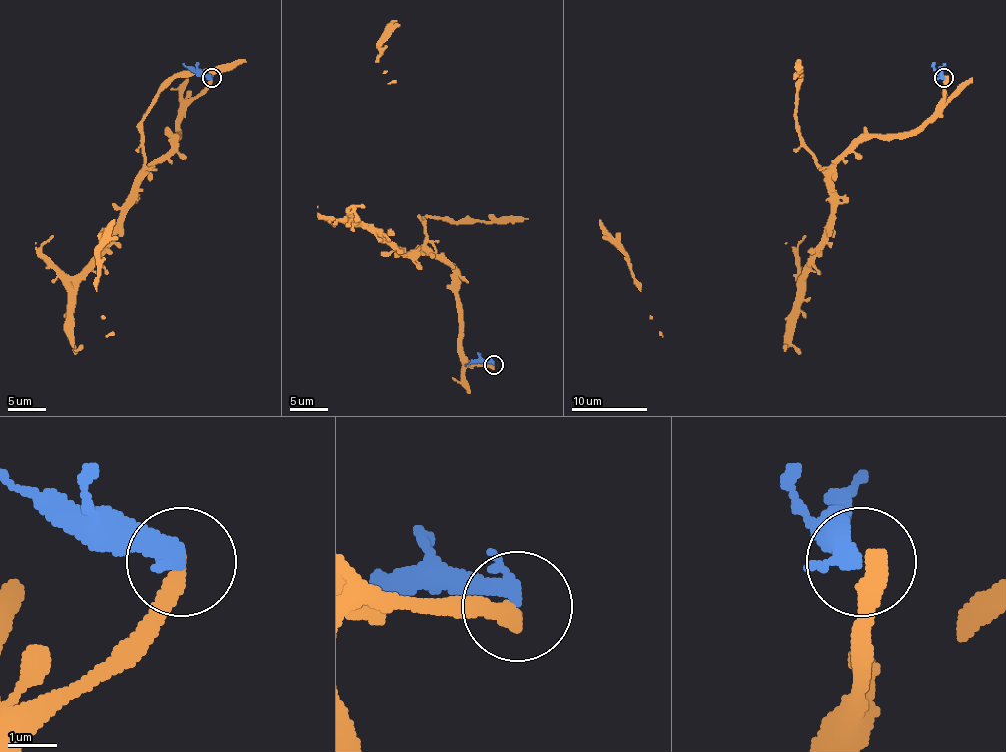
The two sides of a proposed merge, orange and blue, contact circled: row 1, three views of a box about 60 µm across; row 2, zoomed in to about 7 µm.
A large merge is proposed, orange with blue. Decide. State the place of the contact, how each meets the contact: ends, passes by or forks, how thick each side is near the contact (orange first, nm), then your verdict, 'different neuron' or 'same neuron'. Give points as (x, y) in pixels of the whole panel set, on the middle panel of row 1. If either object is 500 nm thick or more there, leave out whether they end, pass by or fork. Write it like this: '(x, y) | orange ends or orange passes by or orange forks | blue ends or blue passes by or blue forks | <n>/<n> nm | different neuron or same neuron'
(493, 365) | orange ends | blue ends | 400/420 nm | different neuron

